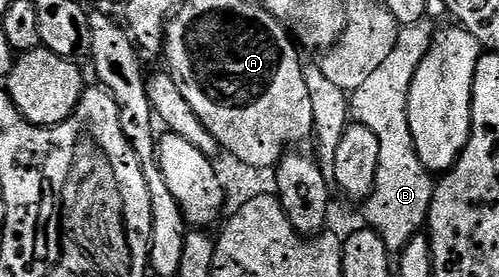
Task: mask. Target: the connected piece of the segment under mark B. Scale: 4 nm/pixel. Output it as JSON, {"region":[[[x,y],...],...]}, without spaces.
{"region":[[[426,20],[400,27],[391,56],[387,56],[387,60],[379,64],[379,69],[351,94],[356,121],[379,136],[379,172],[371,196],[363,203],[365,218],[369,221],[366,223],[368,229],[385,241],[391,252],[404,250],[411,239],[418,237],[420,230],[417,229],[428,223],[433,199],[435,178],[423,160],[419,160],[419,152],[415,152],[409,123],[411,84],[415,72],[419,72],[419,64],[423,64],[423,56],[427,56],[433,43],[435,27],[432,25],[432,21]]]}

